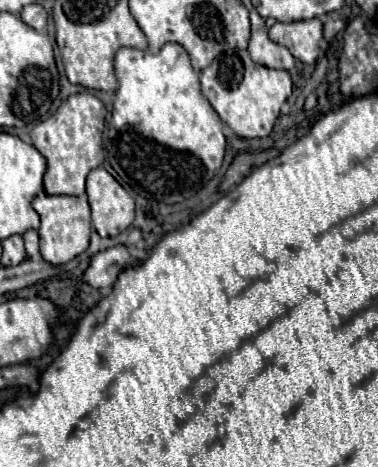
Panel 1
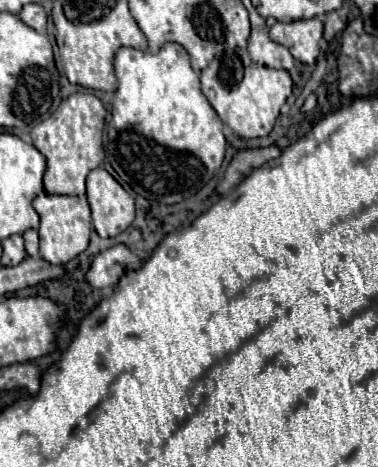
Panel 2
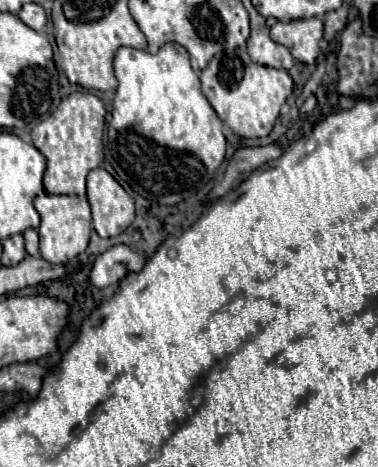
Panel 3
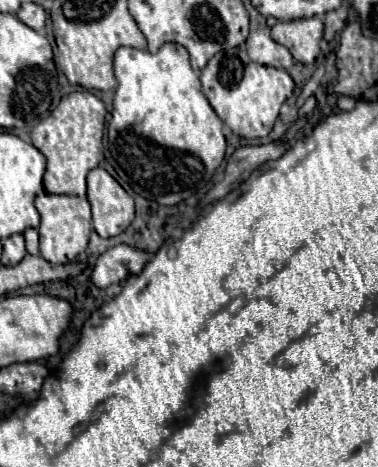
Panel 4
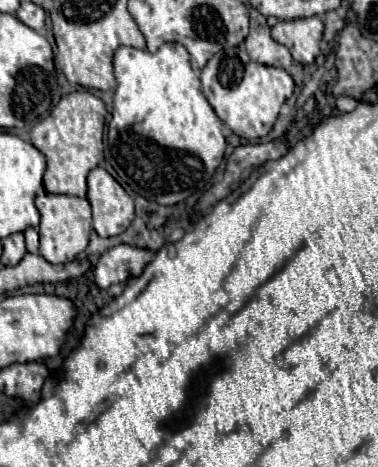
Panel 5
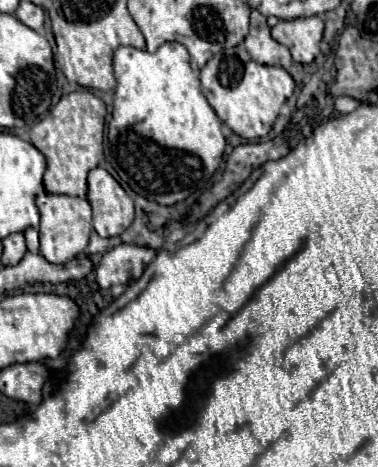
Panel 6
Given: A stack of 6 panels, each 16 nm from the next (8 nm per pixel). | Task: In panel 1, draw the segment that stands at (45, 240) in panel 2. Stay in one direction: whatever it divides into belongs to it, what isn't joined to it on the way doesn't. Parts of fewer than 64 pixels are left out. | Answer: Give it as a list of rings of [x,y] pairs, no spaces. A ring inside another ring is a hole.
[[[38,194],[32,200],[32,208],[38,212],[42,224],[38,229],[40,254],[52,266],[66,264],[74,260],[88,248],[90,242],[90,208],[86,194],[84,196]]]

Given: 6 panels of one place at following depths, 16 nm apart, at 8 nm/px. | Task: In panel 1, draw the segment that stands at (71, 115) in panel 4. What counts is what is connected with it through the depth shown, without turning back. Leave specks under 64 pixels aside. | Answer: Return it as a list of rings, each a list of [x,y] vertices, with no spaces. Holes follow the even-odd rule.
[[[80,92],[66,98],[48,120],[34,126],[30,134],[32,144],[48,162],[48,170],[43,180],[48,194],[68,194],[68,196],[86,194],[84,182],[88,172],[104,162],[104,148],[102,148],[104,118],[106,118],[104,104],[94,94]]]

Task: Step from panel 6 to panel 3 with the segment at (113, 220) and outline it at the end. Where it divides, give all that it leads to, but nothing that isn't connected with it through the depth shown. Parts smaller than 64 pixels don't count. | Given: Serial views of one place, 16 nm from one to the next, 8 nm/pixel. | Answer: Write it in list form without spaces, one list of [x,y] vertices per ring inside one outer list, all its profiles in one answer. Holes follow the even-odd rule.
[[[94,168],[86,178],[86,186],[94,230],[102,238],[124,232],[134,220],[130,194],[104,168]]]

